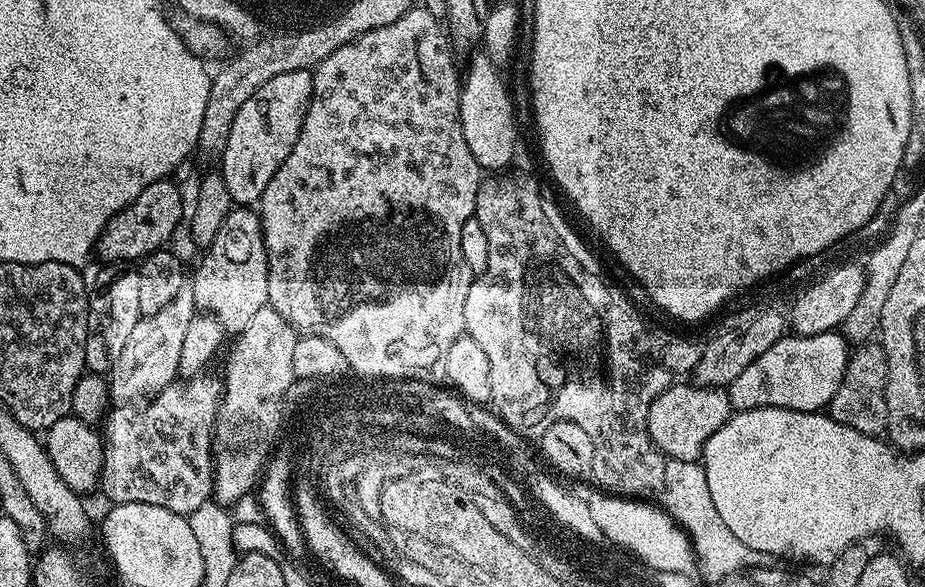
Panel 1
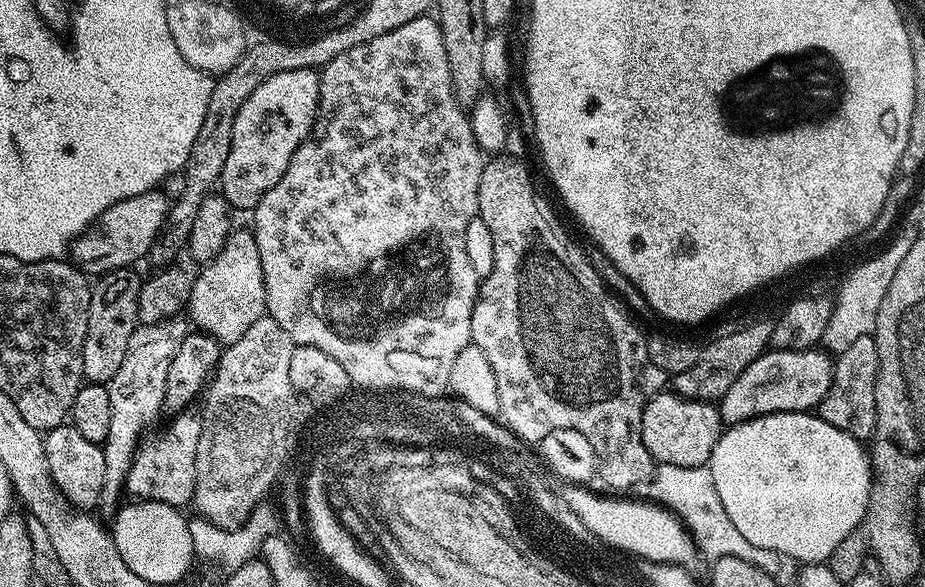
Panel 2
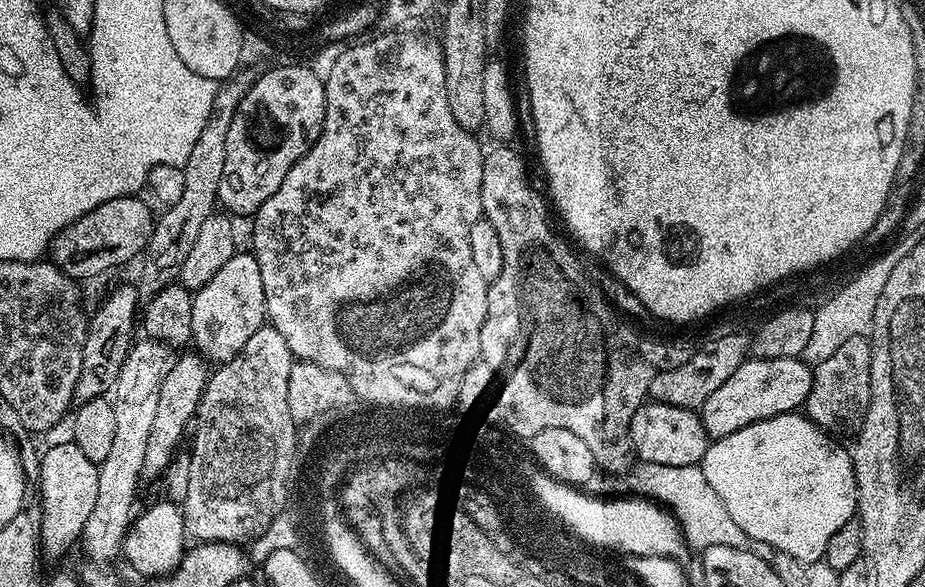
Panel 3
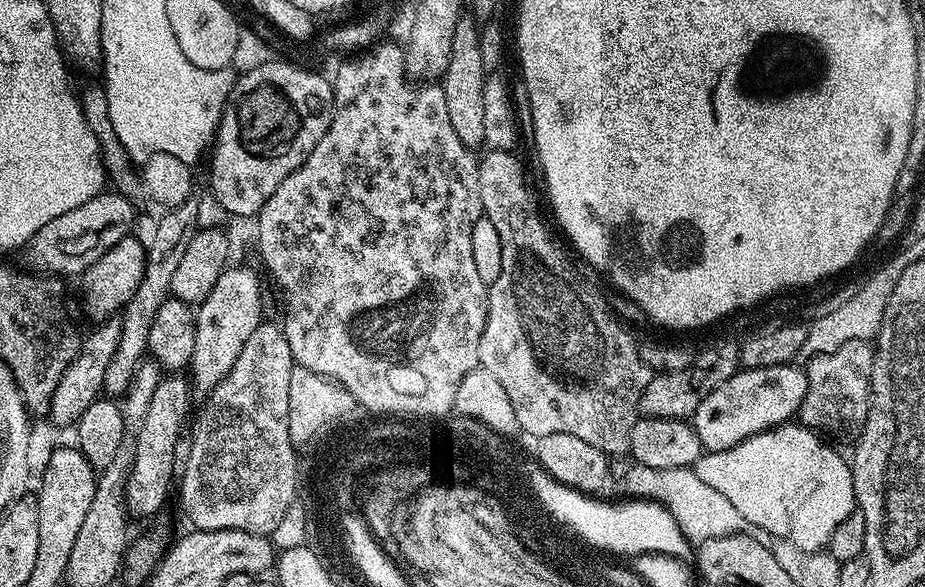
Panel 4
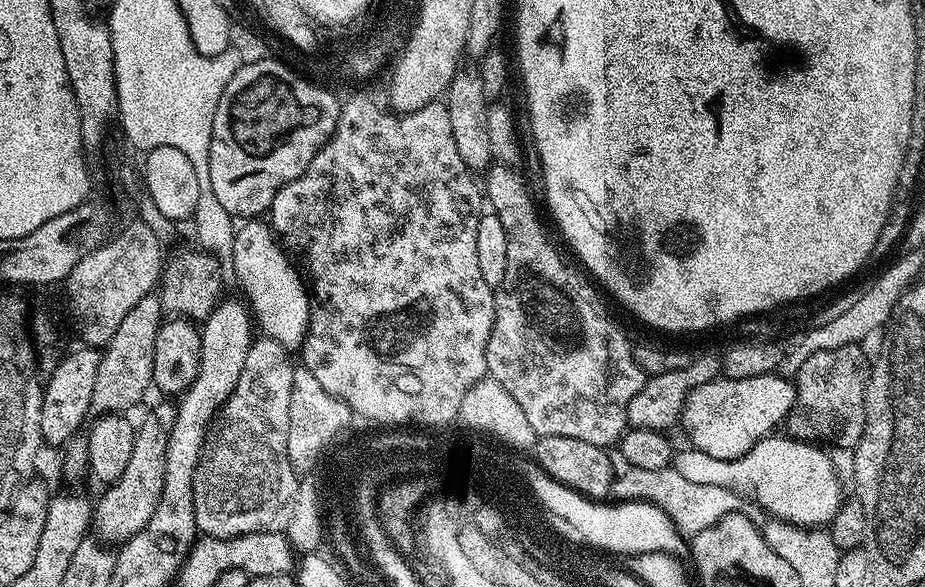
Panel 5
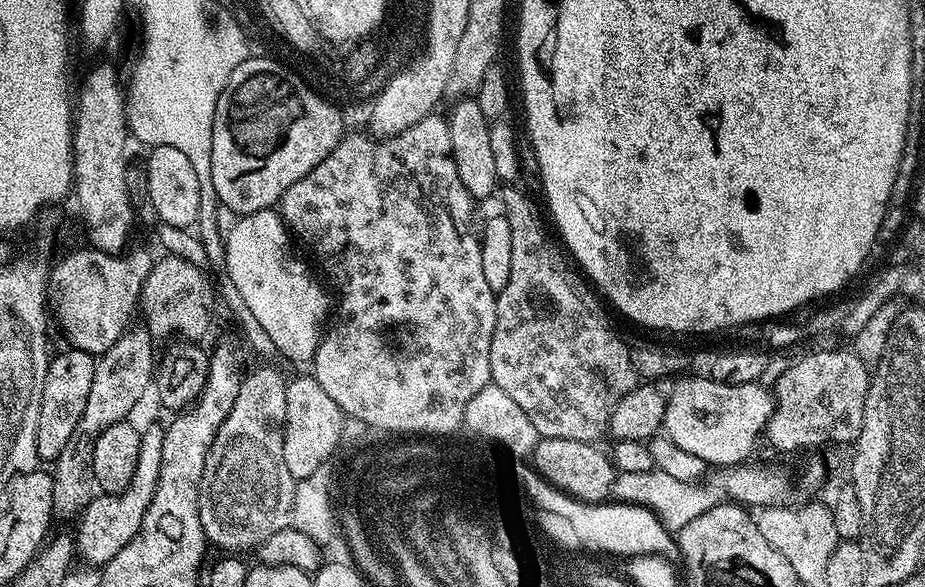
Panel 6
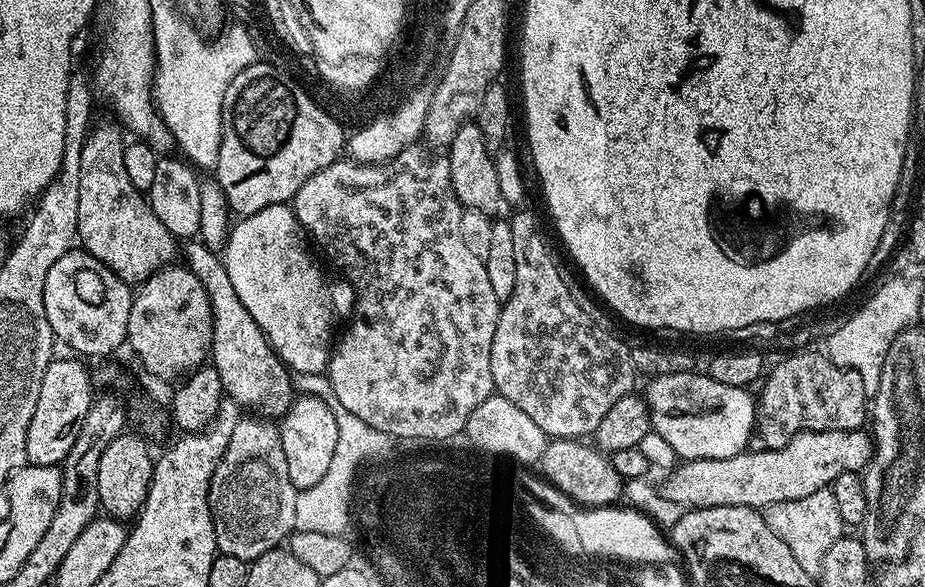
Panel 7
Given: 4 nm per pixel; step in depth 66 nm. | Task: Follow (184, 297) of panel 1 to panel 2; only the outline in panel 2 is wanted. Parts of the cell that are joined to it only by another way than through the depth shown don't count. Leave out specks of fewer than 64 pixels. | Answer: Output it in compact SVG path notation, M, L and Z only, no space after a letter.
M169 318L157 324L137 326L130 334L126 358L122 358L118 374L114 374L114 378L106 385L110 394L110 434L106 434L102 445L106 458L106 474L102 482L100 504L109 514L115 513L121 503L120 492L122 496L134 454L140 447L142 437L149 431L148 424L164 408L166 373L170 370L176 348L182 346L190 331L189 321L180 319Z

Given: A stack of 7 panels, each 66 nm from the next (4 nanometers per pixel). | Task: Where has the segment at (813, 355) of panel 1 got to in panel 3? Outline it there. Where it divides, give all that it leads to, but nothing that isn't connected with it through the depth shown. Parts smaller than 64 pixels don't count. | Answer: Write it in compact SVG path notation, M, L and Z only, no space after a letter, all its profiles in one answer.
M803 359L774 362L773 364L749 363L741 372L734 374L734 378L726 382L726 386L722 386L722 390L718 390L718 394L714 394L710 402L706 402L706 406L698 415L714 446L729 444L745 436L747 432L753 432L767 424L799 417L810 402L812 383L813 369Z

